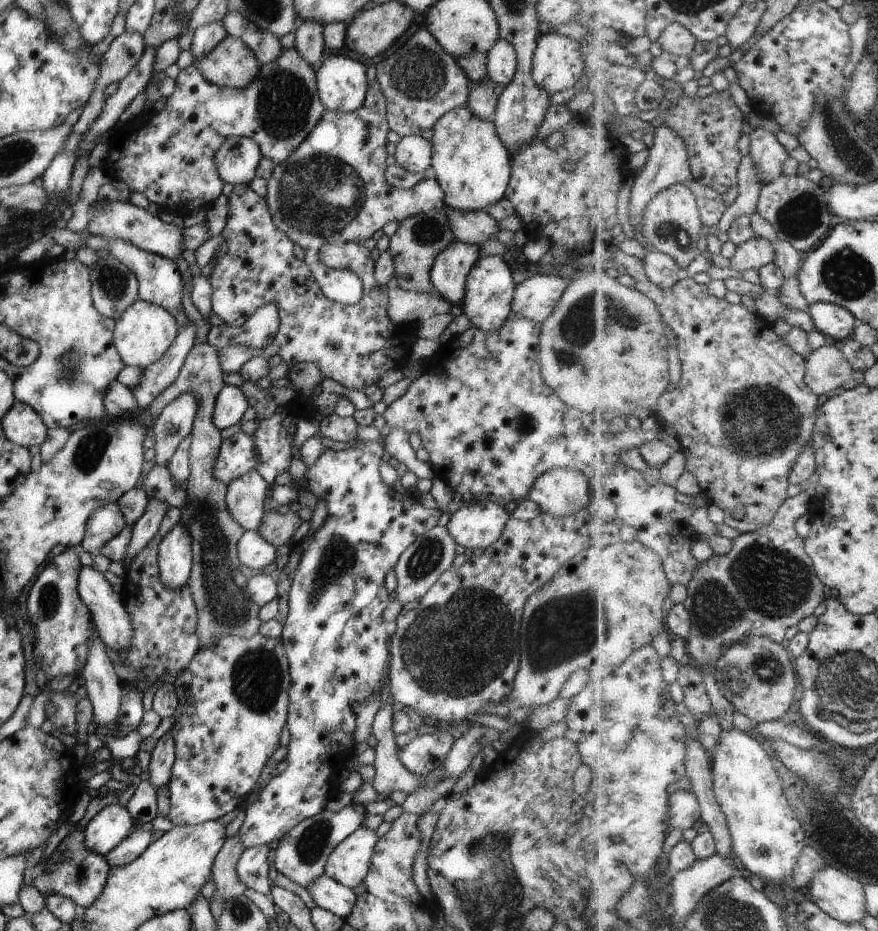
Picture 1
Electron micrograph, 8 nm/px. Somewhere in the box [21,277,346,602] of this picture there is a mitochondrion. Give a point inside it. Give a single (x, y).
(75, 366)

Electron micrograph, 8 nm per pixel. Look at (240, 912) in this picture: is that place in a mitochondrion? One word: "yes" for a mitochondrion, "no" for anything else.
yes

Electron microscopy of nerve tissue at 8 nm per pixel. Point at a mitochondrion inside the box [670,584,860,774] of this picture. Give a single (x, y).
(765, 667)

